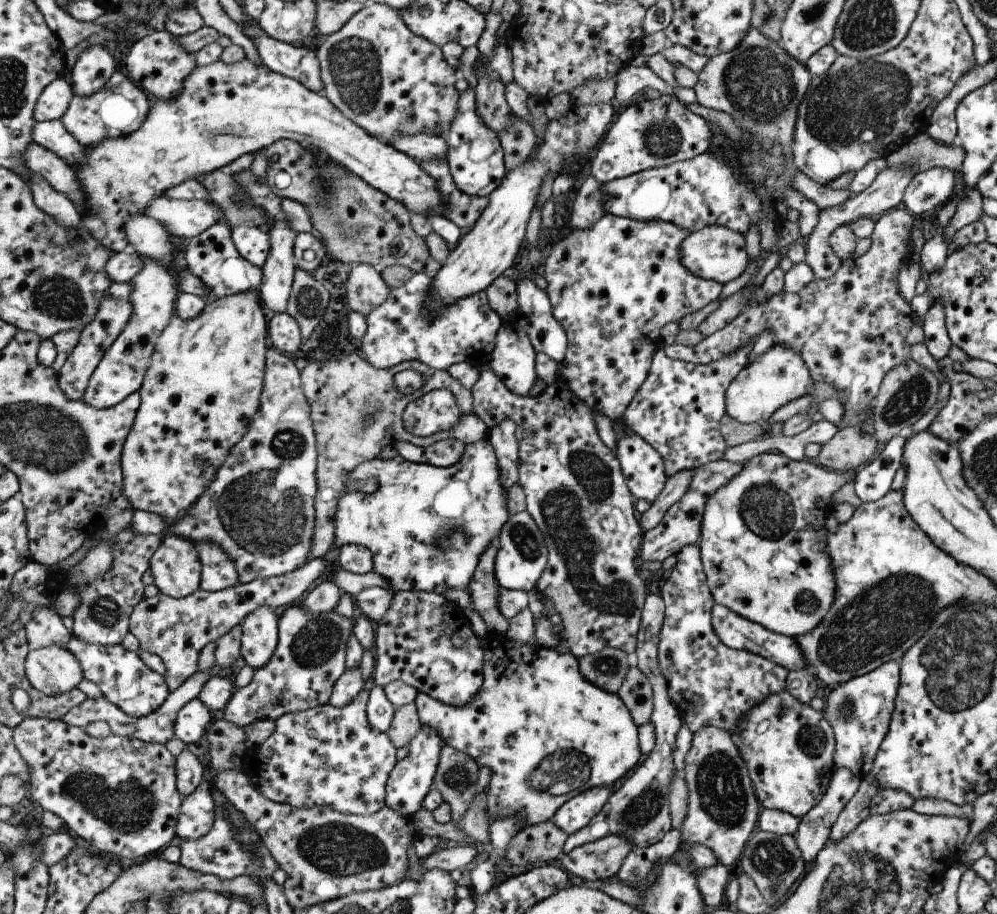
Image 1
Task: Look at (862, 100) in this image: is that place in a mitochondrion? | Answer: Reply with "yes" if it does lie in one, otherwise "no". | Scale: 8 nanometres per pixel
yes

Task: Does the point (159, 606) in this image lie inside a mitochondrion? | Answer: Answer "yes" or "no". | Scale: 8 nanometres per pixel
no

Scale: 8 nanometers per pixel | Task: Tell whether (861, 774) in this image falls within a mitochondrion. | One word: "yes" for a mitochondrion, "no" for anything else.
no

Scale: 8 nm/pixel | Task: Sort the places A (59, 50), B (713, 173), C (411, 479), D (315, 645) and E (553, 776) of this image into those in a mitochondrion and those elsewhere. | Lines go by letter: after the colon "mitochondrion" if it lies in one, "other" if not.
A: other
B: other
C: other
D: mitochondrion
E: mitochondrion

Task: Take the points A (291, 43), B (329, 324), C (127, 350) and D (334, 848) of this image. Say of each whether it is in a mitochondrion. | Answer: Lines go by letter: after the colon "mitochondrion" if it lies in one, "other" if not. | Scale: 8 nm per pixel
A: other
B: mitochondrion
C: other
D: mitochondrion

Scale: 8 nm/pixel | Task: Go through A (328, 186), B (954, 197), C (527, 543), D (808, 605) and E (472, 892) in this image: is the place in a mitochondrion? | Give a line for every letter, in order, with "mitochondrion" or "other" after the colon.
A: mitochondrion
B: other
C: mitochondrion
D: mitochondrion
E: other

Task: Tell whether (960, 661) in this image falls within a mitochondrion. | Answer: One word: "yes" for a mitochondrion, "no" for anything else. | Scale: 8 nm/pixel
yes

